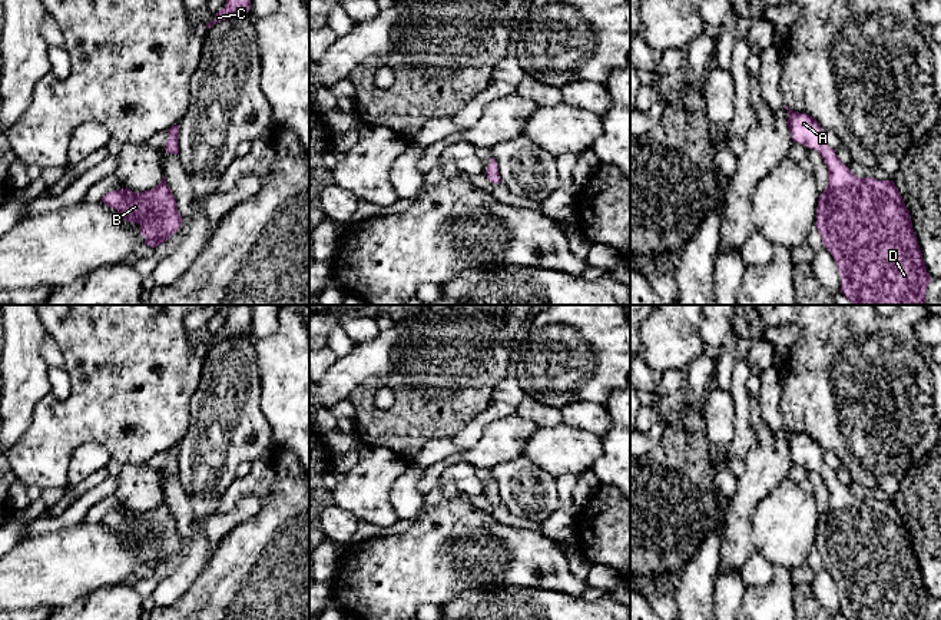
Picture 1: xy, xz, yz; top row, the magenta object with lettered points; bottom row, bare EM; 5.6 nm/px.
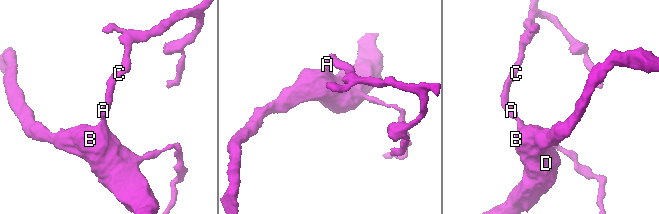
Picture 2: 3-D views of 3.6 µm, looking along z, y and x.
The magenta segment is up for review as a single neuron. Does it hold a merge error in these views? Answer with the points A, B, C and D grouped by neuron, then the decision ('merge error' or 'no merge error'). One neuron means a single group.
A B C D | no merge error

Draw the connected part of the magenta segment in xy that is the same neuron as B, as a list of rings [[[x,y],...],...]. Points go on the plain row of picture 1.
[[[165,497],[153,510],[136,514],[129,508],[107,513],[102,523],[116,530],[125,541],[139,544],[145,564],[156,568],[178,553],[183,540]]]

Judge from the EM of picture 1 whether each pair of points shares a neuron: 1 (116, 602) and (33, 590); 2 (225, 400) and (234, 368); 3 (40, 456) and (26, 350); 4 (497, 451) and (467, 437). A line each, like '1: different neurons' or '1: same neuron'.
1: different neurons
2: same neuron
3: different neurons
4: different neurons

